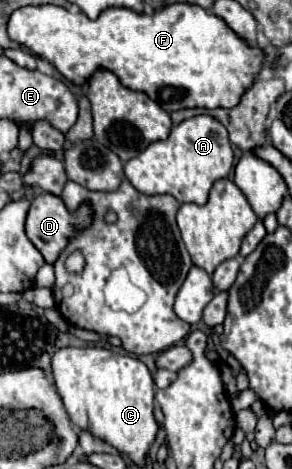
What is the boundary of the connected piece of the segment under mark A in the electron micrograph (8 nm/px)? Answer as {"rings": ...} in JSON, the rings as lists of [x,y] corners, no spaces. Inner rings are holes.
{"rings":[[[211,115],[185,119],[171,129],[169,139],[151,143],[143,153],[125,163],[125,175],[135,189],[147,195],[173,195],[179,203],[205,205],[209,191],[217,179],[223,179],[233,169],[233,149],[227,129]]]}

